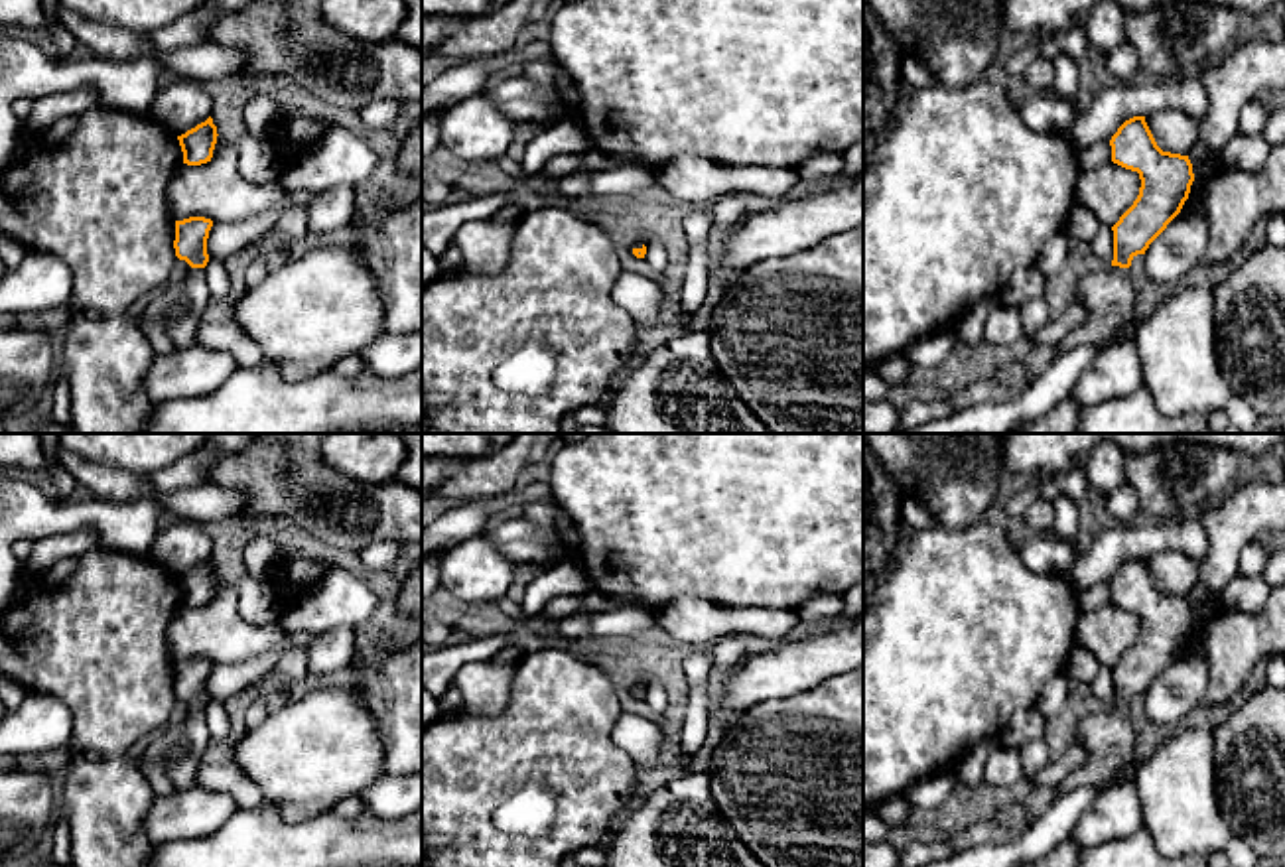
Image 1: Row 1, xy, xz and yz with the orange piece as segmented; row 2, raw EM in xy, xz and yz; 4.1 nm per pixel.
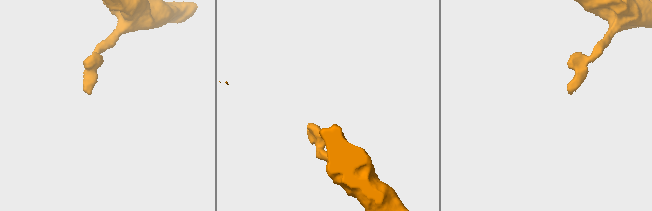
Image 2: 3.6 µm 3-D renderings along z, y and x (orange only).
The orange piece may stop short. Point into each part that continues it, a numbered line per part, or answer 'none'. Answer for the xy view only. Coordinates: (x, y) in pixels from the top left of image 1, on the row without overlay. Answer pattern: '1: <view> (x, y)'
1: xy (178, 749)

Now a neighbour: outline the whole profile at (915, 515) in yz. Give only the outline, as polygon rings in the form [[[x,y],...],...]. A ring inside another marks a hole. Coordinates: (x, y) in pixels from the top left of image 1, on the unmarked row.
[[[909,499],[901,506],[901,518],[909,532],[924,530],[936,524],[928,506],[916,499]]]

